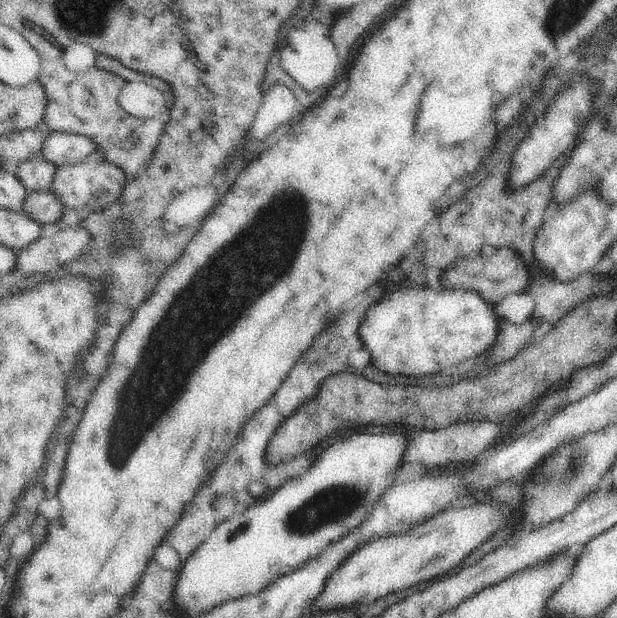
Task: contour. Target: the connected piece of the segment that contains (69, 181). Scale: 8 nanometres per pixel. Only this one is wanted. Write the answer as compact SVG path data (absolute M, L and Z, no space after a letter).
M96 151L92 152L84 162L67 167L56 166L56 176L54 176L48 192L52 192L60 200L62 206L68 206L87 217L89 214L114 204L116 198L120 196L120 192L124 190L124 184L127 181L127 176L122 170L118 170L114 164L108 164L102 158L102 154Z

